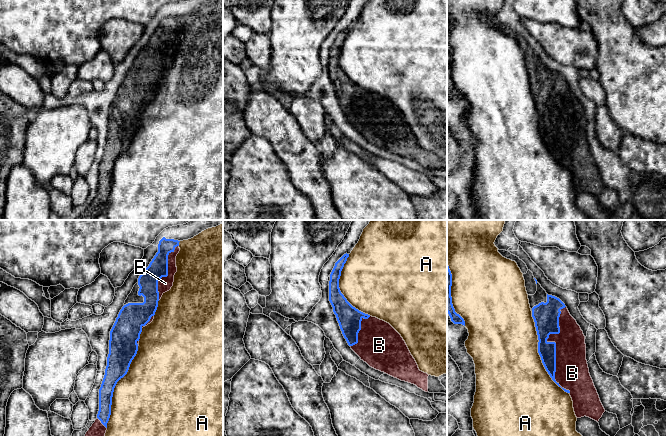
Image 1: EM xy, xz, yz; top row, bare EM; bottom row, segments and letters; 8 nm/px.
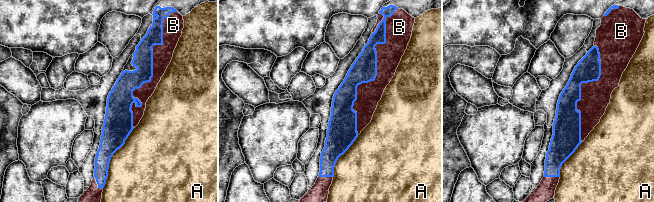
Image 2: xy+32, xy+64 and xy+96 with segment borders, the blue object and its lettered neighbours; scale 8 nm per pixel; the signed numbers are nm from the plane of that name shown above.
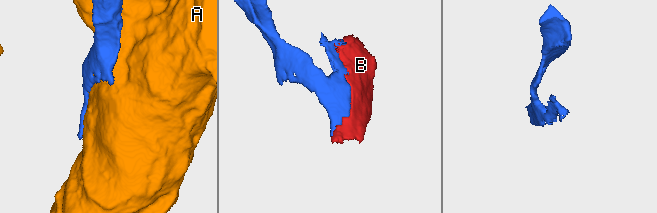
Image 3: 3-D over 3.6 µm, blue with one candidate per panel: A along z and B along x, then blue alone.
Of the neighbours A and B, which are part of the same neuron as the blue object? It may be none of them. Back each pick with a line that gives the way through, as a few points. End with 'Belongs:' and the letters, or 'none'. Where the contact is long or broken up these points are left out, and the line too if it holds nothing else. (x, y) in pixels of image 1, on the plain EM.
Belongs: B

